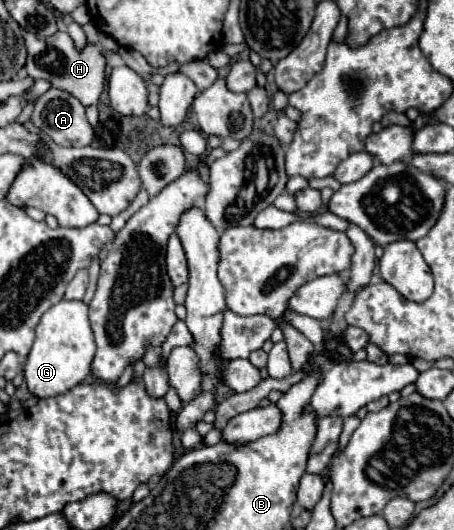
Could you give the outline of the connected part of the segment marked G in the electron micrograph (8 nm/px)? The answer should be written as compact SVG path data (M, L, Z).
M68 301L52 305L36 327L36 339L24 365L24 379L32 395L52 397L66 393L90 375L90 363L96 353L94 333L88 321L88 305L84 301Z

